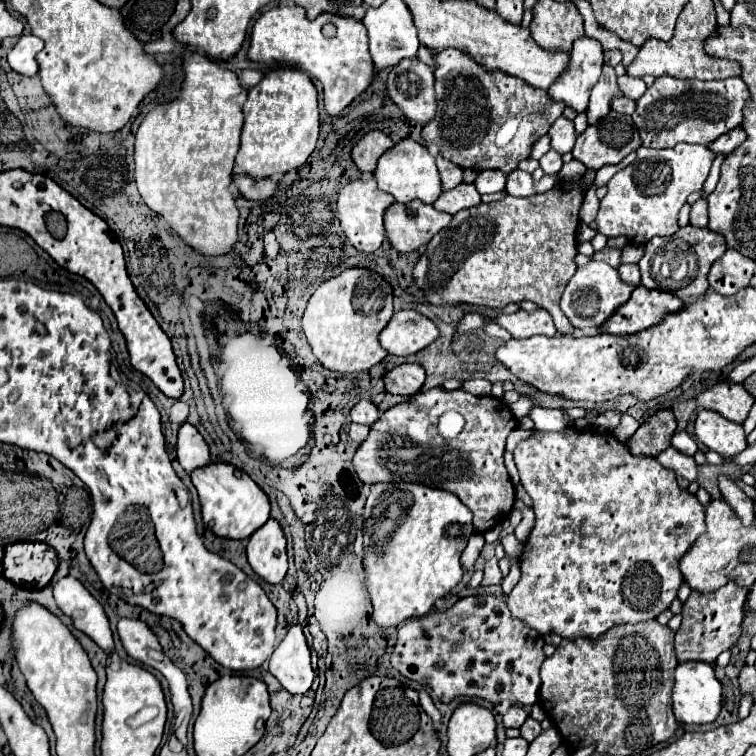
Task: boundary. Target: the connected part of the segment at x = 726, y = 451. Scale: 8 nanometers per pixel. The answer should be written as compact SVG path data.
M700 411L696 419L696 441L708 449L720 453L726 461L732 461L746 449L746 433L742 425L732 423L716 411Z

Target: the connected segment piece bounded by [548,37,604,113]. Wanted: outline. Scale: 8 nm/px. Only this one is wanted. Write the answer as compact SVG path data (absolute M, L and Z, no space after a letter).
M578 39L570 51L570 61L564 73L548 87L548 95L572 107L576 113L588 109L590 89L598 81L604 65L604 51L596 39Z

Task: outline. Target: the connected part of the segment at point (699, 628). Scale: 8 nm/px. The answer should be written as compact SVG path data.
M726 583L724 587L712 593L692 591L690 599L682 607L682 627L676 633L678 661L714 663L722 651L730 649L740 637L746 593L748 589L736 587L736 583Z

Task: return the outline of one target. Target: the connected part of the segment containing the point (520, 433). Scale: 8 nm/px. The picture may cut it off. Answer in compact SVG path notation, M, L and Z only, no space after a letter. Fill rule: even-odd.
M520 427L514 429L506 440L506 451L513 452L517 445L534 434L533 430L525 430Z

